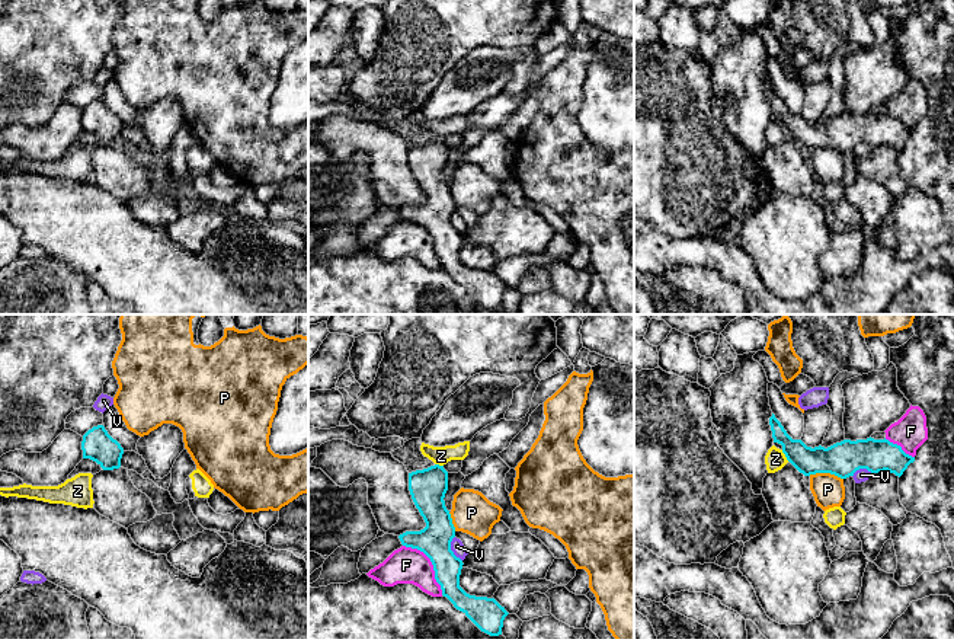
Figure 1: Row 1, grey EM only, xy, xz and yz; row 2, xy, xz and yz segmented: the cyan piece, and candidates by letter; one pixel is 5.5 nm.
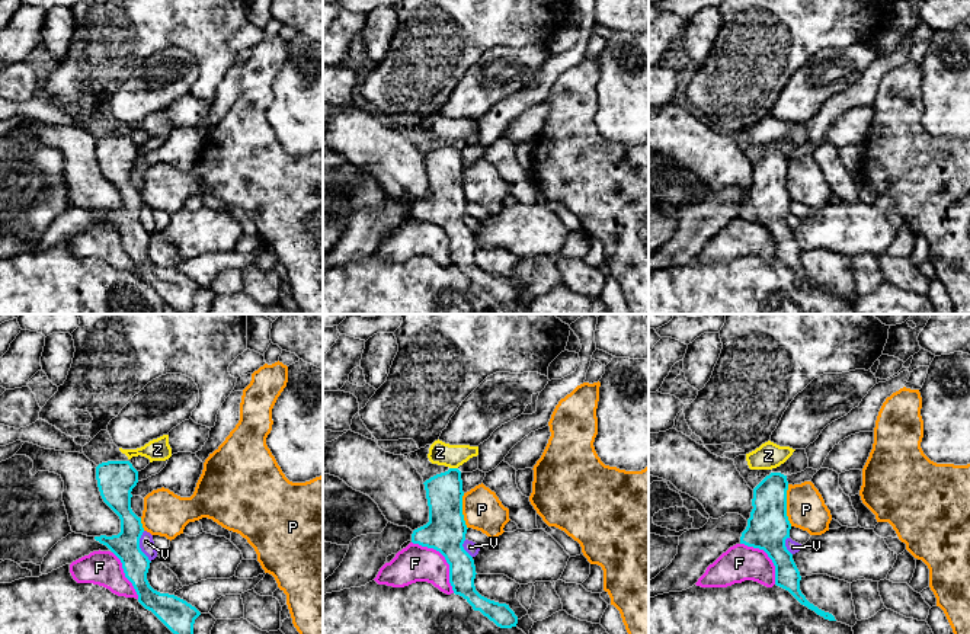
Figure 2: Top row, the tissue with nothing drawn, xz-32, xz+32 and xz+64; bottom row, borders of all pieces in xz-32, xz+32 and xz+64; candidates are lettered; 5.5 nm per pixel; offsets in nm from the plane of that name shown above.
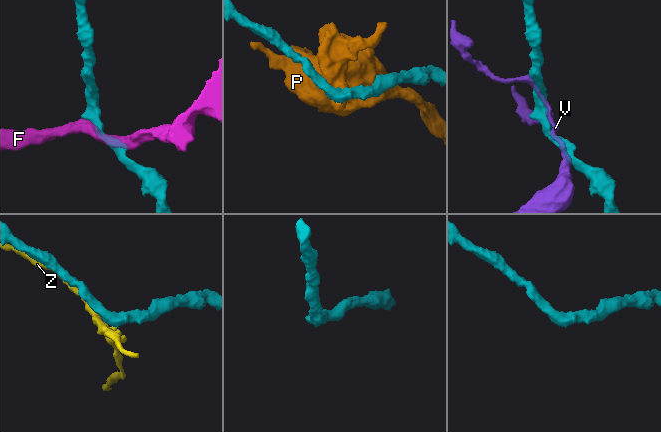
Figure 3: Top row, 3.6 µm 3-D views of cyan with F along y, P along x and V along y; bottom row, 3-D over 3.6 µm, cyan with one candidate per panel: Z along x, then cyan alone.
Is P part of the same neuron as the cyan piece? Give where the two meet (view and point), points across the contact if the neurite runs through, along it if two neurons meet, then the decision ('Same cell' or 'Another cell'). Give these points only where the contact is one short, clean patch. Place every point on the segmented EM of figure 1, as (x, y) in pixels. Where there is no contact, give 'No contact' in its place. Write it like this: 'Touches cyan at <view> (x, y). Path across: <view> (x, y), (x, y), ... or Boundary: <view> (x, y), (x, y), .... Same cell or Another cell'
Touches cyan at yz (826, 472). Boundary: yz (809, 475), (834, 473), (842, 479). Another cell

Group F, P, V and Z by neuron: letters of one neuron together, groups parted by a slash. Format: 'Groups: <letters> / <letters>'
Groups: F / P / V / Z

